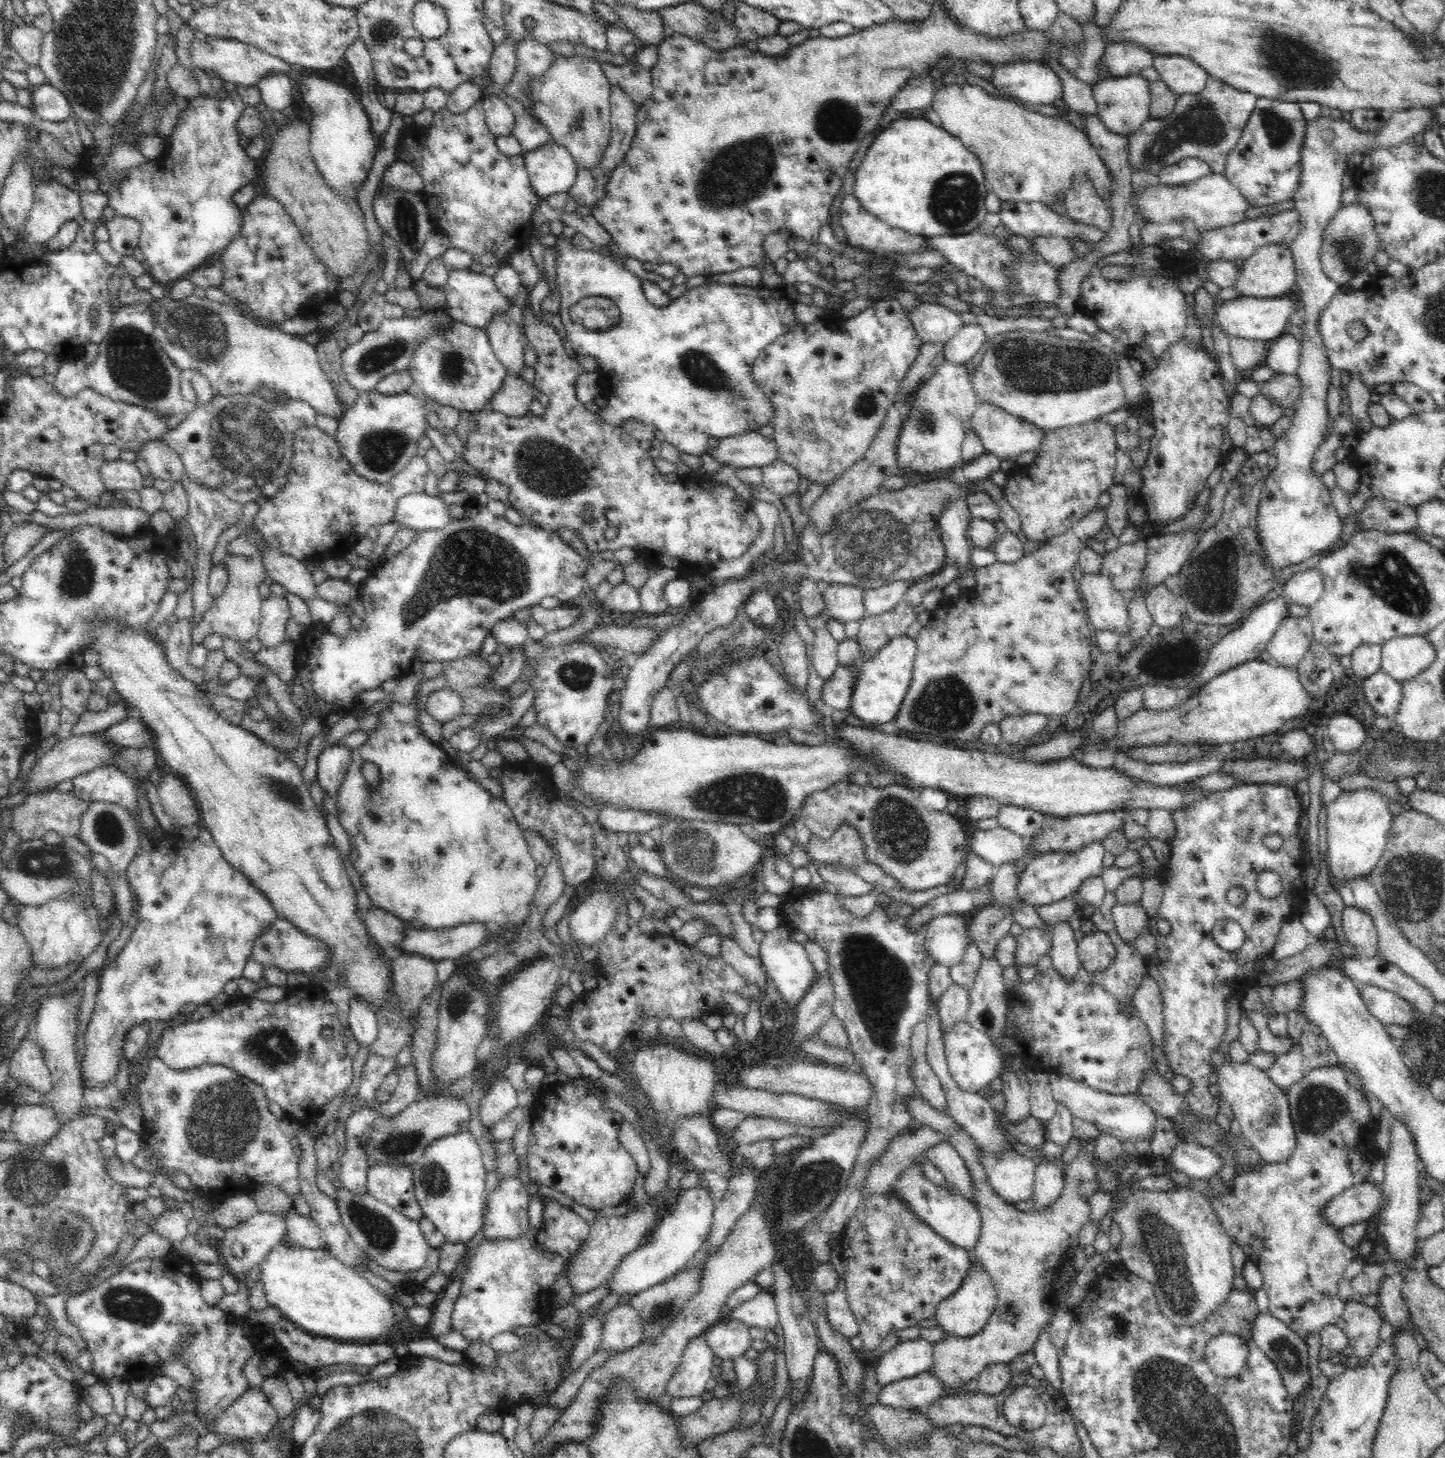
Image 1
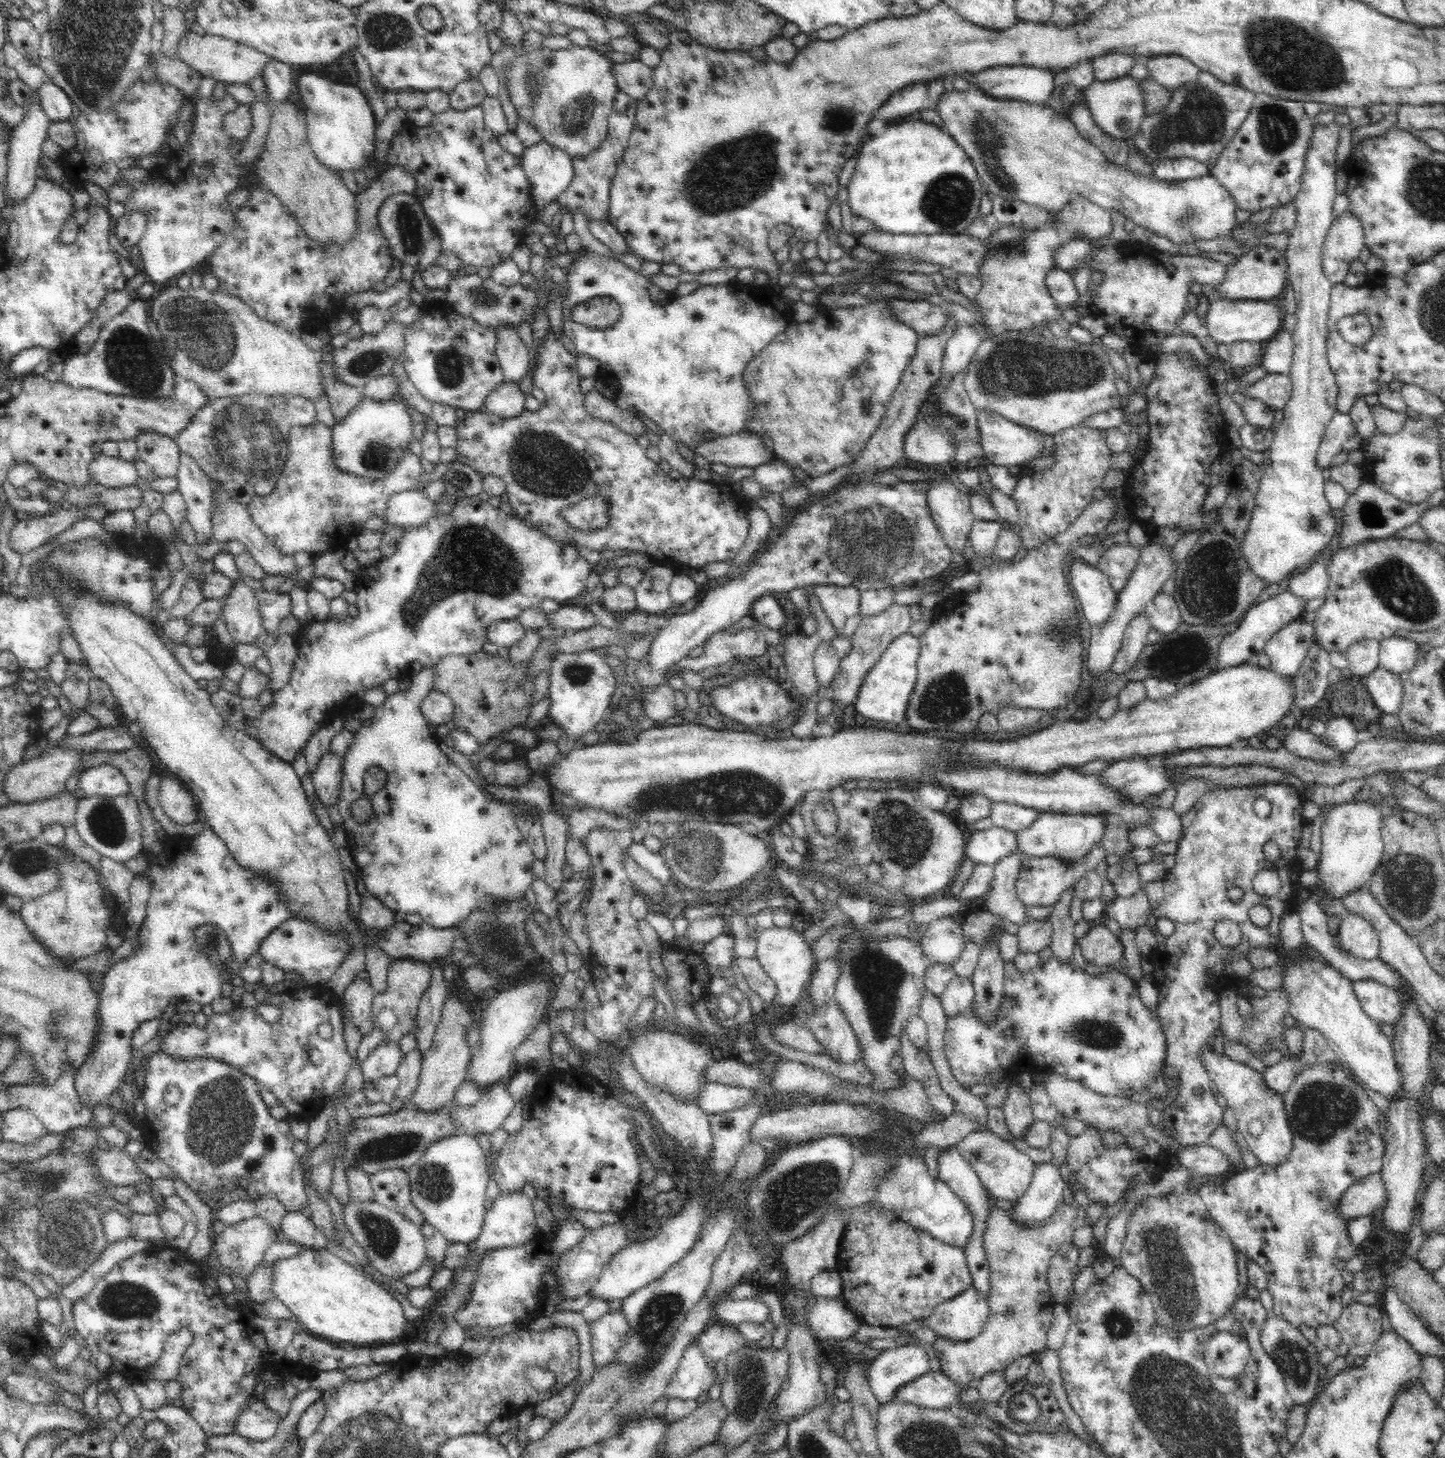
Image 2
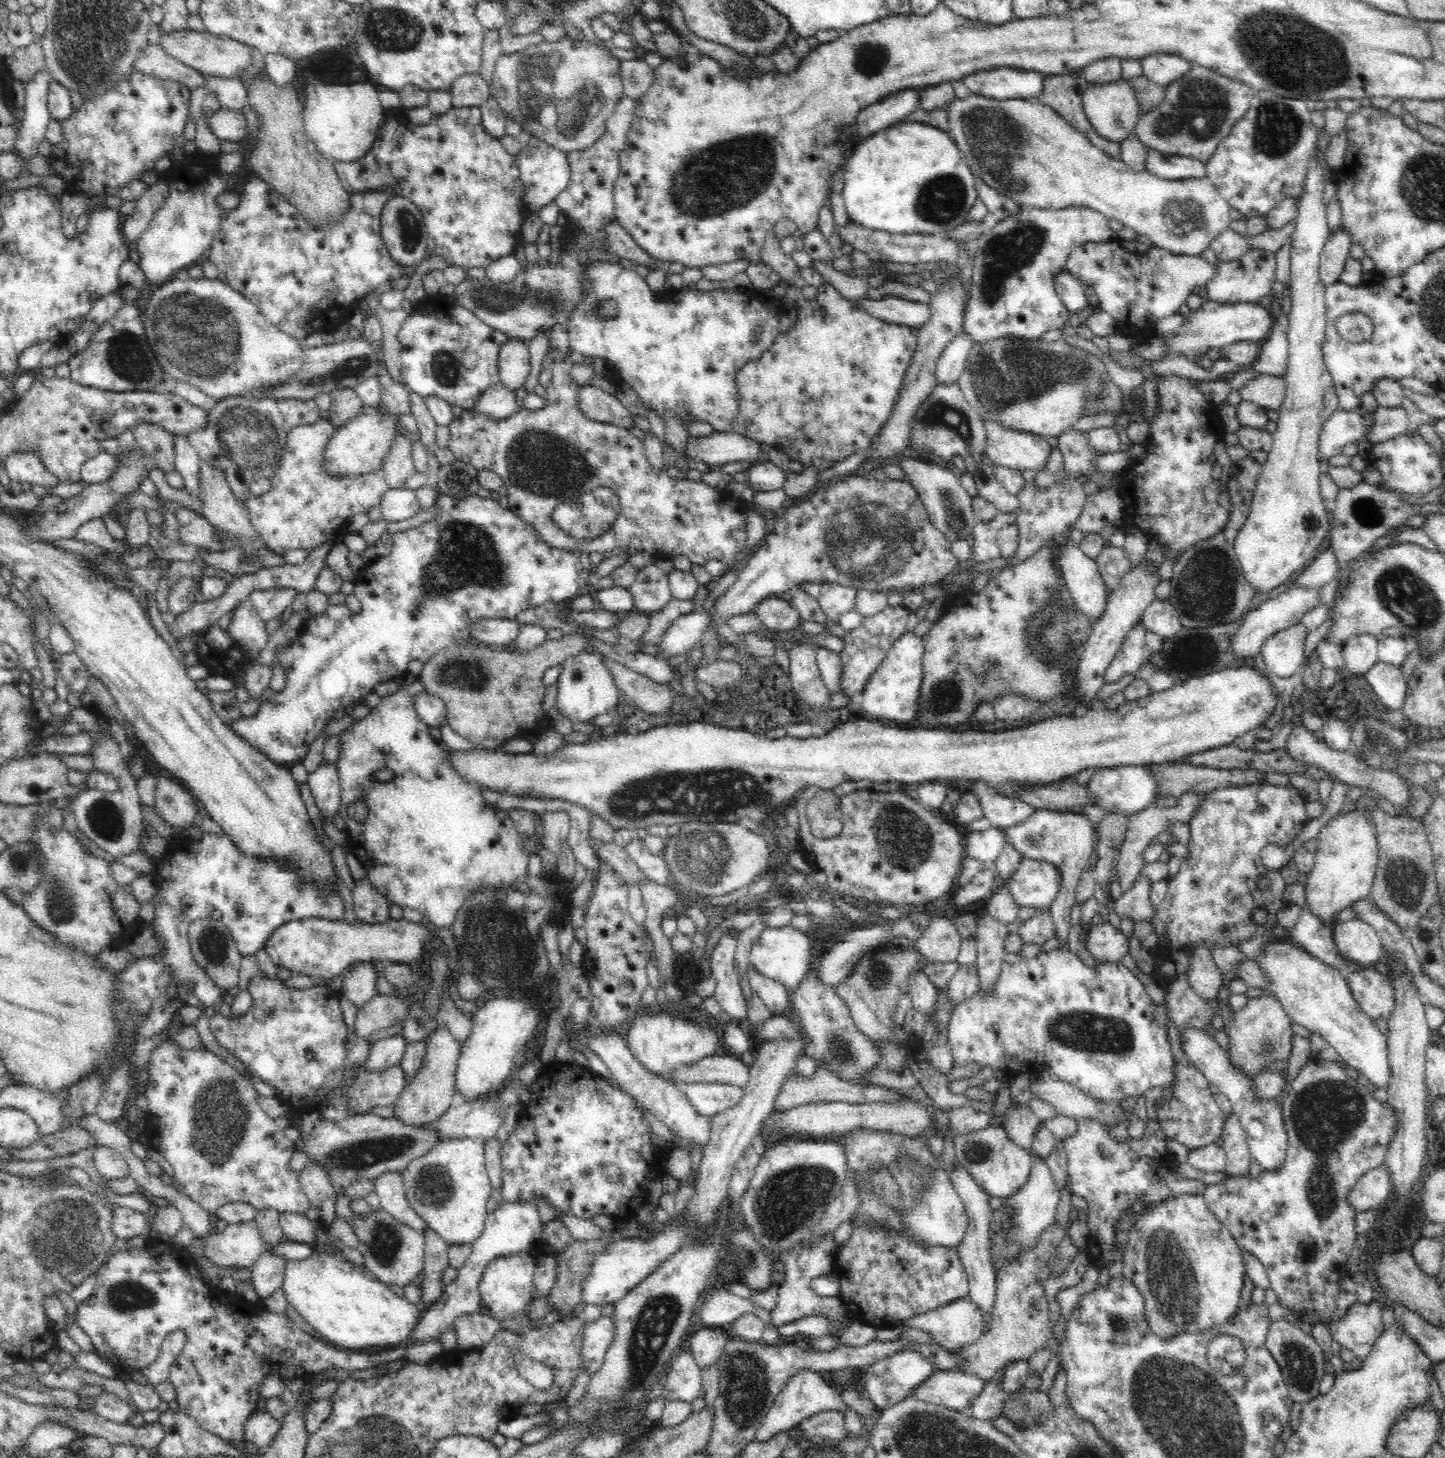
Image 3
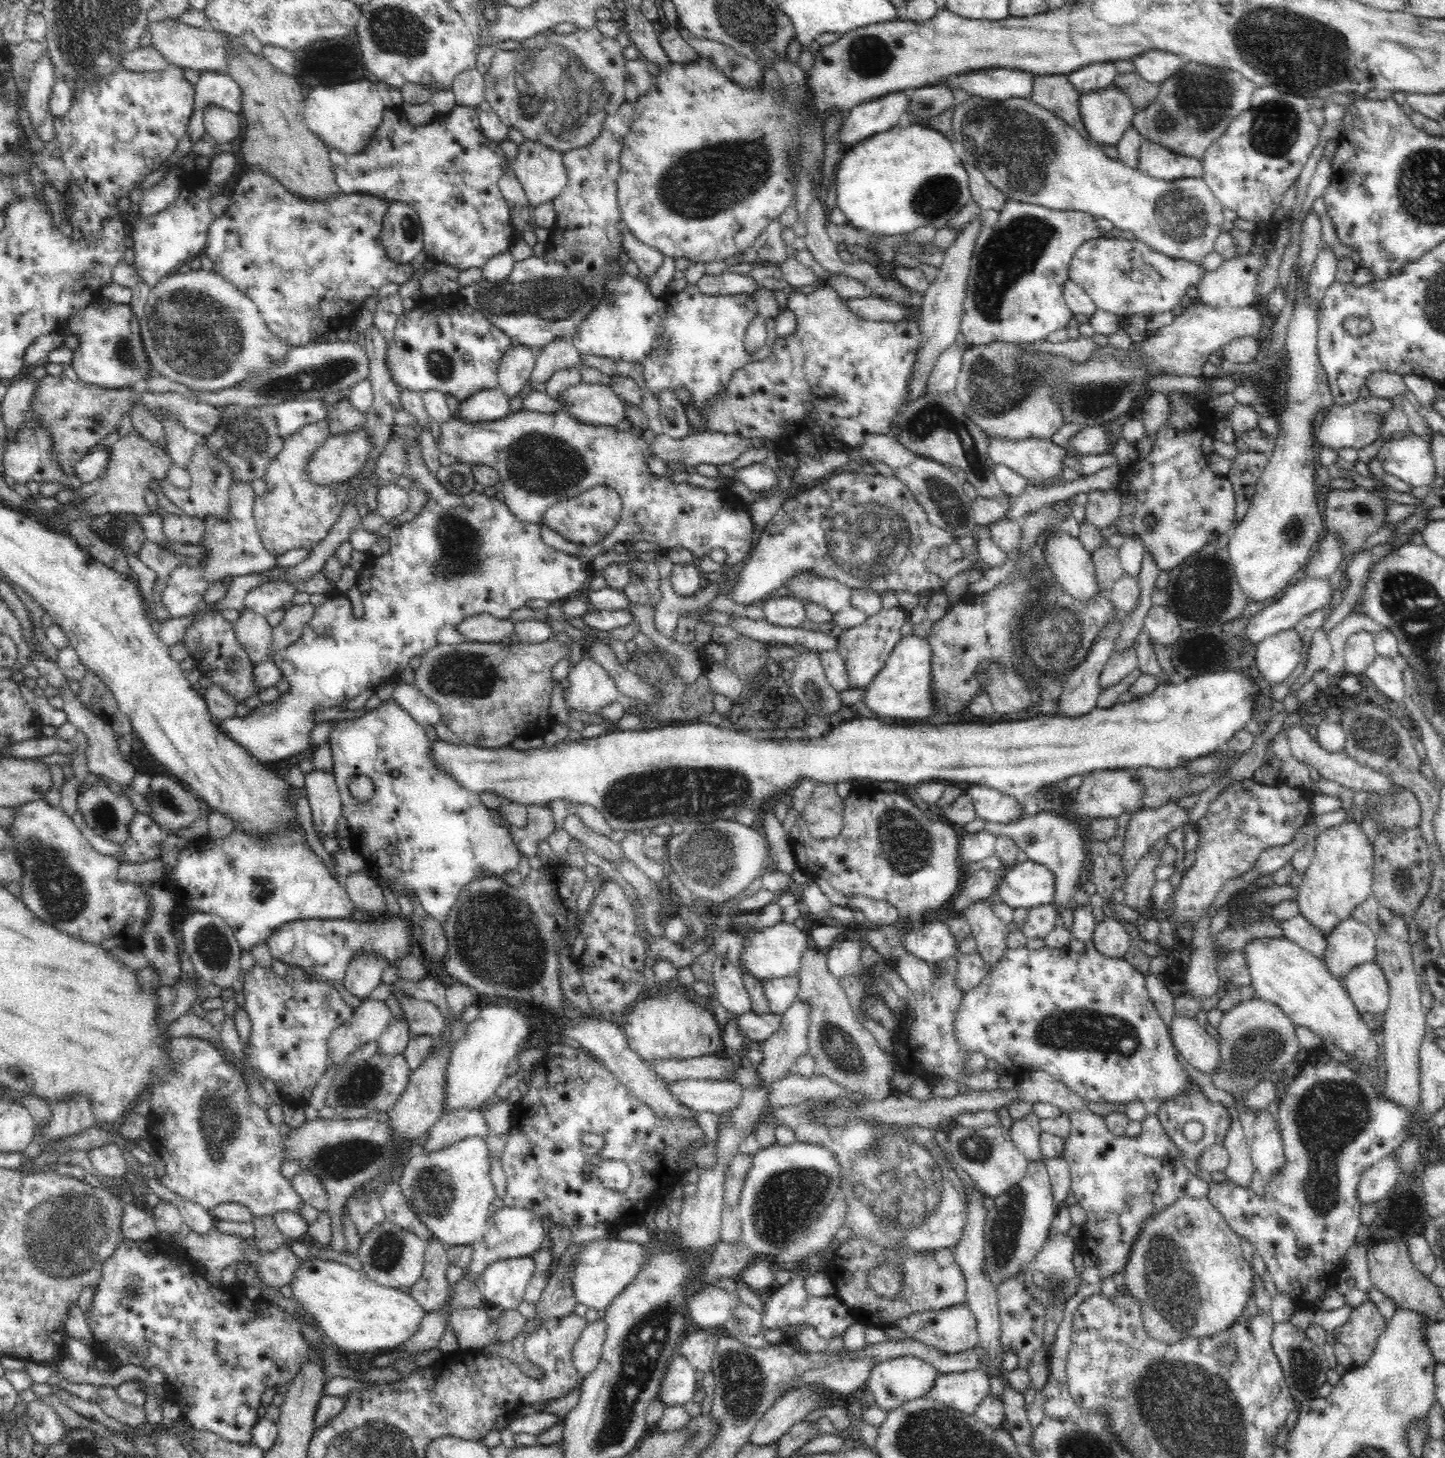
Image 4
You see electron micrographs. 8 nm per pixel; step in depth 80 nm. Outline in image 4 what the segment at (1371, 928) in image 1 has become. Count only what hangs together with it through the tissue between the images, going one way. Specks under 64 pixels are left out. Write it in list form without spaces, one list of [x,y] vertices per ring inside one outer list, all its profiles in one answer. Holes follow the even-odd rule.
[[[1348,918],[1342,920],[1328,935],[1326,967],[1343,980],[1356,966],[1375,962],[1378,937],[1366,924]]]

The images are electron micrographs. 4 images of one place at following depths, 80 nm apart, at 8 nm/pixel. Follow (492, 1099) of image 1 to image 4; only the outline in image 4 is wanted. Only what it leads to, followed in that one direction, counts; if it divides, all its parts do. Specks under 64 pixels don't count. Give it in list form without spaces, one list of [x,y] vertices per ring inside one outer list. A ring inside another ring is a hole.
[[[484,1106],[456,1110],[446,1108],[438,1122],[431,1126],[423,1146],[426,1151],[432,1152],[469,1136],[478,1136],[484,1140],[490,1136]]]

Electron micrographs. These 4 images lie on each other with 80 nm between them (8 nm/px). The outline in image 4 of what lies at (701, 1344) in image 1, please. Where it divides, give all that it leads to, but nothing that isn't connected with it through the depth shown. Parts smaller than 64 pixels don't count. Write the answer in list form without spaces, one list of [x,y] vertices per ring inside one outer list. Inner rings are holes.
[[[677,1352],[667,1364],[657,1397],[666,1404],[685,1404],[694,1400],[694,1393],[700,1387],[700,1374]]]

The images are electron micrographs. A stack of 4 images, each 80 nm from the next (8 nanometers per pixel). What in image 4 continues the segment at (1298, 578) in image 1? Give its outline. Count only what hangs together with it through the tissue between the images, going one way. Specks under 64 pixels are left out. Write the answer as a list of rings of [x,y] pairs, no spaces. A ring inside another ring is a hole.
[[[1327,533],[1320,541],[1319,549],[1314,552],[1306,565],[1306,578],[1326,580],[1332,576],[1342,562],[1342,549],[1336,535]]]

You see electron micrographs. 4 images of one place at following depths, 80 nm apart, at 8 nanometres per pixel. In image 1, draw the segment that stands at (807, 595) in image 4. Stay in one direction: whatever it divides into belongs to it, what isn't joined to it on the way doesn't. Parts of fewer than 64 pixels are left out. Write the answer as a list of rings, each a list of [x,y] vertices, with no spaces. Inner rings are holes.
[[[832,583],[823,587],[826,611],[832,619],[842,623],[861,621],[867,614],[864,589],[848,584]]]

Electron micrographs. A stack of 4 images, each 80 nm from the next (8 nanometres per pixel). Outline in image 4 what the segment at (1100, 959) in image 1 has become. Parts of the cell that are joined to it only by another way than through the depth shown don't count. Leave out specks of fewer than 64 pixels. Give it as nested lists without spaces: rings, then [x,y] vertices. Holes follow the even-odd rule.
[[[1105,917],[1096,923],[1092,942],[1097,952],[1105,958],[1122,958],[1131,946],[1130,936],[1122,922]]]

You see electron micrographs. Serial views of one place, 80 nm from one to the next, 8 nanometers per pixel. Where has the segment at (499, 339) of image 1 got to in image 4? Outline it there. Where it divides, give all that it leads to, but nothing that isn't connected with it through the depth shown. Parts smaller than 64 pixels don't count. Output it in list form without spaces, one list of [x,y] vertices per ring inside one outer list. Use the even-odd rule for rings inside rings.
[[[512,340],[498,364],[499,387],[506,396],[516,396],[528,382],[534,367],[535,357],[531,348]]]

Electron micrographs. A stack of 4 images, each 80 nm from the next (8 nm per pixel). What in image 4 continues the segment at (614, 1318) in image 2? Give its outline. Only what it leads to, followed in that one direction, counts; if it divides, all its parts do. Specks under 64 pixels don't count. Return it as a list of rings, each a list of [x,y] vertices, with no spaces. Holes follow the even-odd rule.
[[[599,1318],[594,1322],[587,1323],[586,1328],[578,1337],[572,1349],[572,1360],[582,1378],[596,1370],[602,1354],[605,1334],[606,1323]]]

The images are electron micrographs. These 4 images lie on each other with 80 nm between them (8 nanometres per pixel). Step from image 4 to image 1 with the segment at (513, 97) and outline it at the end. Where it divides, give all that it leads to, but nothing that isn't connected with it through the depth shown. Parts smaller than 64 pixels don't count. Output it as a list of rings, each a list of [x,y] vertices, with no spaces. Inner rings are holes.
[[[556,55],[555,63],[544,73],[542,76],[539,76],[537,79],[534,79],[529,86],[529,90],[531,90],[530,97],[532,97],[532,101],[534,101],[534,115],[536,118],[544,125],[551,134],[551,141],[559,144],[560,146],[565,146],[569,151],[570,154],[574,157],[574,160],[577,162],[579,167],[584,167],[591,169],[592,167],[596,167],[600,164],[601,158],[603,157],[604,150],[607,149],[608,143],[610,142],[611,137],[611,107],[609,102],[610,97],[610,88],[612,84],[606,78],[606,75],[602,73],[602,67],[598,62],[595,62],[592,59],[586,59],[577,56],[570,56],[565,58],[564,56]]]

